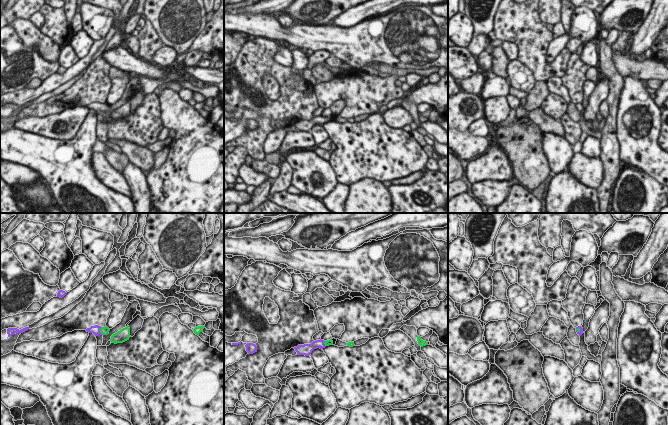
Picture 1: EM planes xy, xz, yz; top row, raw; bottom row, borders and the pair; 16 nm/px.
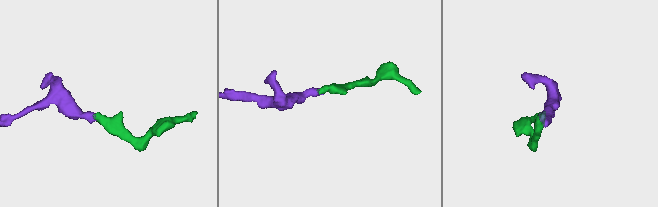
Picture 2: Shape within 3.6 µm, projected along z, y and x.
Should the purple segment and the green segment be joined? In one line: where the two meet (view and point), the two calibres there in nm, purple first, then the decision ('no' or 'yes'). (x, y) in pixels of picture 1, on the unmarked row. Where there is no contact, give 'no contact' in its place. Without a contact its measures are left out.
meets purple in xy at (99, 107); 140 nm thick on the purple side, 130 nm on the other; yes

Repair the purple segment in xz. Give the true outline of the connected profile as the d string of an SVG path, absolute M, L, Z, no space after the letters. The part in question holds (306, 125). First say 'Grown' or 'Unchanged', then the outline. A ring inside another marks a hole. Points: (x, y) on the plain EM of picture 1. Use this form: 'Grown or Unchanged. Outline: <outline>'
Grown. Outline: M320 115L320 116L313 117L311 120L298 121L297 123L294 123L294 125L297 128L297 131L309 132L314 125L317 125L317 124L323 125L326 122L329 122L332 120L333 120L332 115L327 117Z

